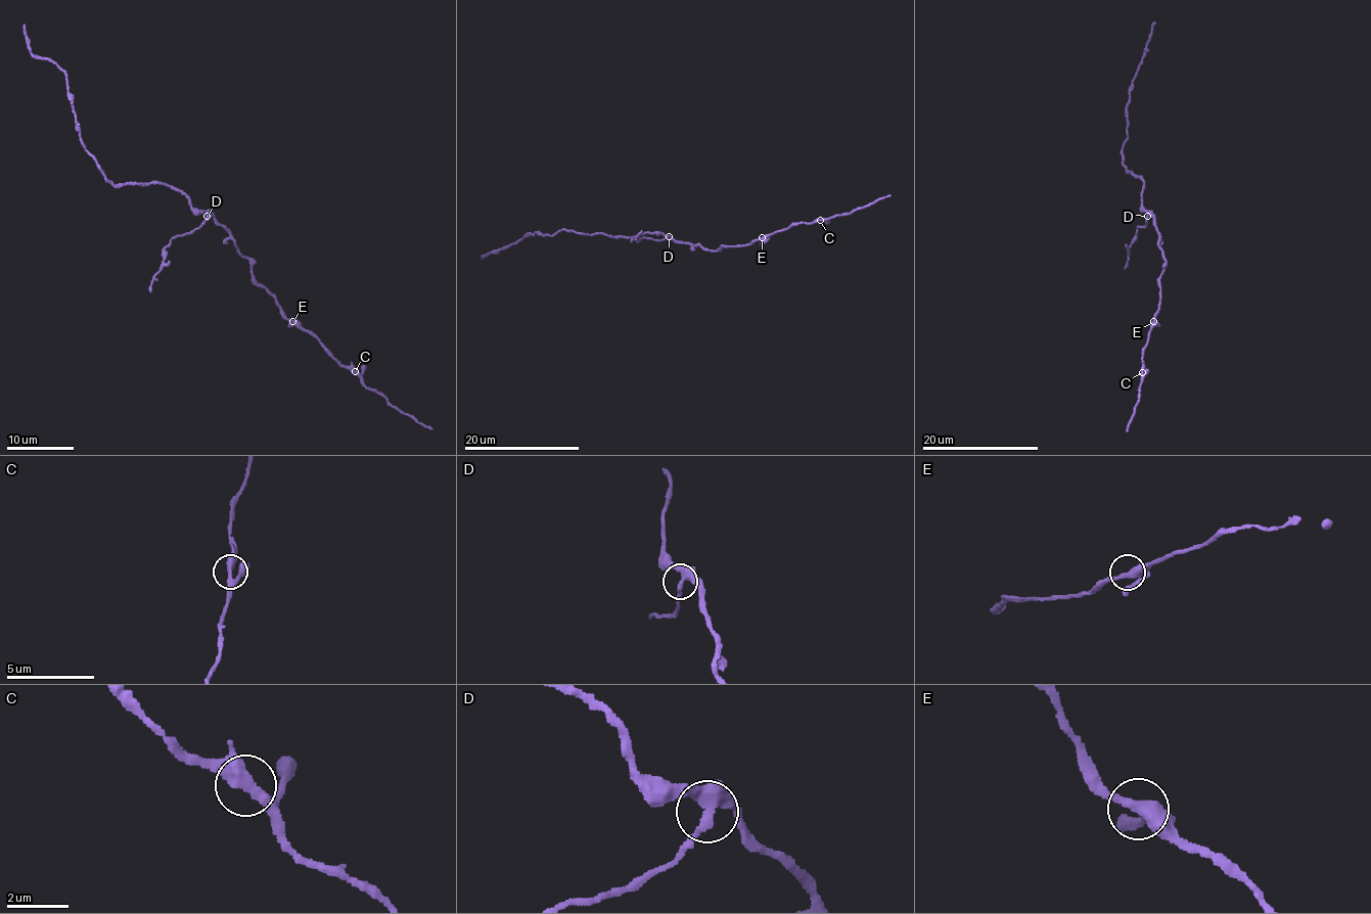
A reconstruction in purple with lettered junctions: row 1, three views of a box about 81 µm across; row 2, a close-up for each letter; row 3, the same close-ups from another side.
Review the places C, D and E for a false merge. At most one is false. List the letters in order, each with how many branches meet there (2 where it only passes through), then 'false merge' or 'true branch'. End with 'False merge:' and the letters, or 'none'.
C: 3 branches meet; true branch
D: 3 branches meet; false merge
E: 3 branches meet; true branch
False merge: D

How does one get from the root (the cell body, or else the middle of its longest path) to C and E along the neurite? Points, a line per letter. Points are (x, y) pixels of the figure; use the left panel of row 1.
C: (213, 215), (250, 262), (255, 280), (274, 298), (279, 311), (306, 328), (340, 365), (355, 371)
E: (213, 215), (228, 231), (234, 246), (250, 262), (255, 280), (274, 298), (279, 311), (292, 321)

